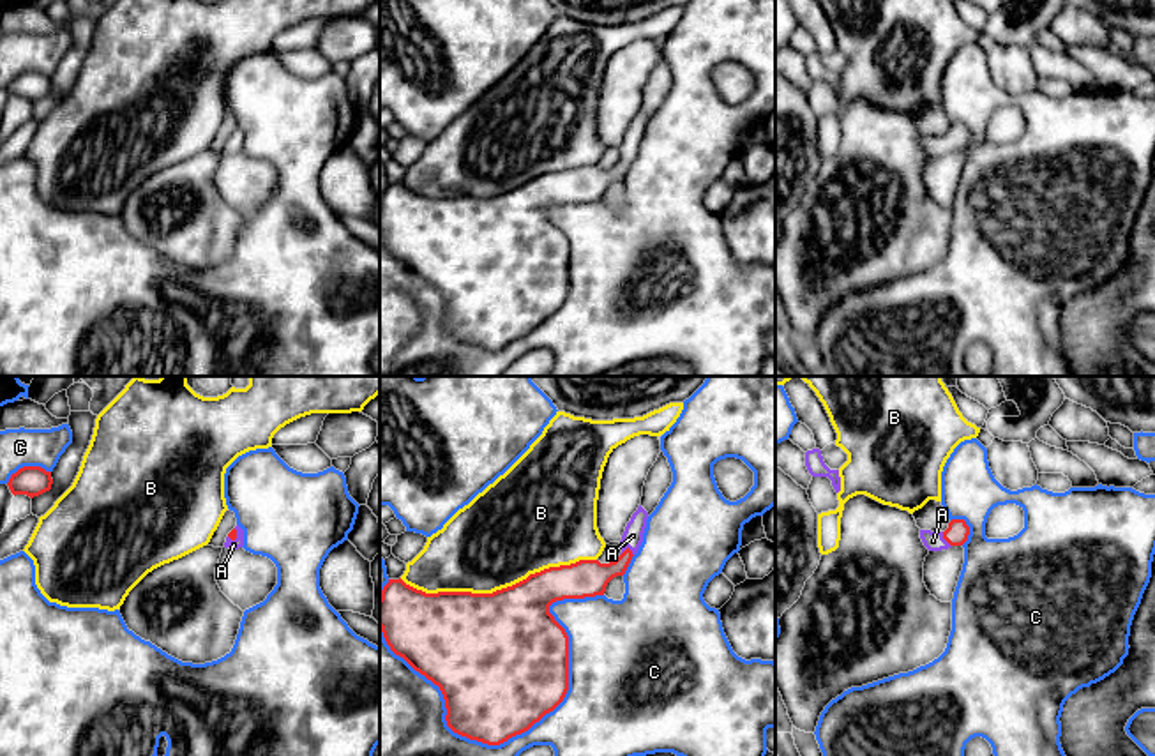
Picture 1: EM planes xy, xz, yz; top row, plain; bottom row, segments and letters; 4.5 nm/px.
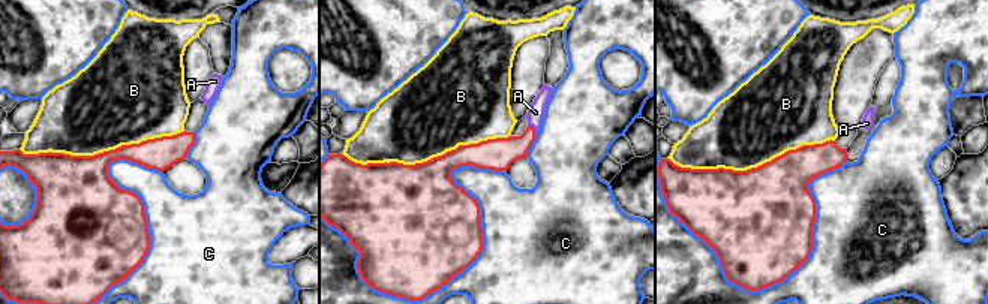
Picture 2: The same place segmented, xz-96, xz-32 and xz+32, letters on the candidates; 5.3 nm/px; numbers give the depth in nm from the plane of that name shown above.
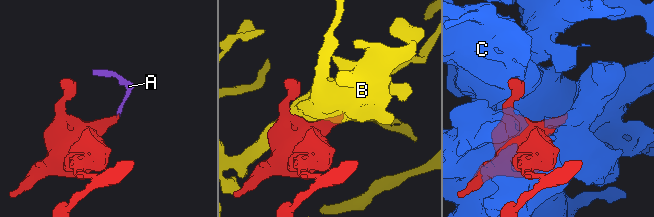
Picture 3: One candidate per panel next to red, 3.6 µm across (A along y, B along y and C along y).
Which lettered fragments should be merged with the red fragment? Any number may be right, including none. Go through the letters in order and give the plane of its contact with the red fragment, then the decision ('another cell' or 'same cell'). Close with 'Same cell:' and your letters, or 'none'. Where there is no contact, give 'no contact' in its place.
A: meets red in xz; same cell
B: meets red in xz; another cell
C: meets red in xz; another cell
Same cell: A

